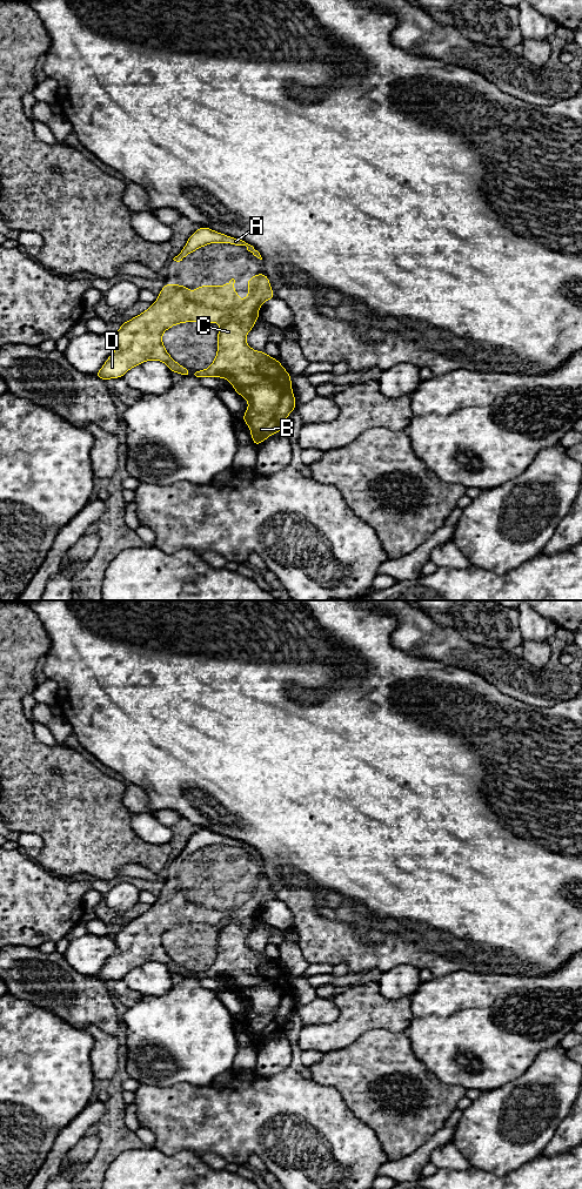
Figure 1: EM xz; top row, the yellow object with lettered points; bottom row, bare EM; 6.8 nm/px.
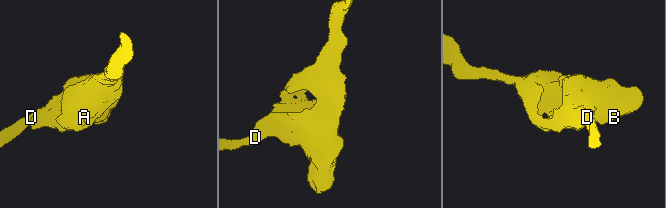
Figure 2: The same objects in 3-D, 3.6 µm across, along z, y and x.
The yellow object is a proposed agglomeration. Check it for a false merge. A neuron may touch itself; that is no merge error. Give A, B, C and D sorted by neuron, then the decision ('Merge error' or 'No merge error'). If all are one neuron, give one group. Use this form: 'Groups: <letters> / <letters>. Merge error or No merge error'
Groups: A B C D. No merge error

